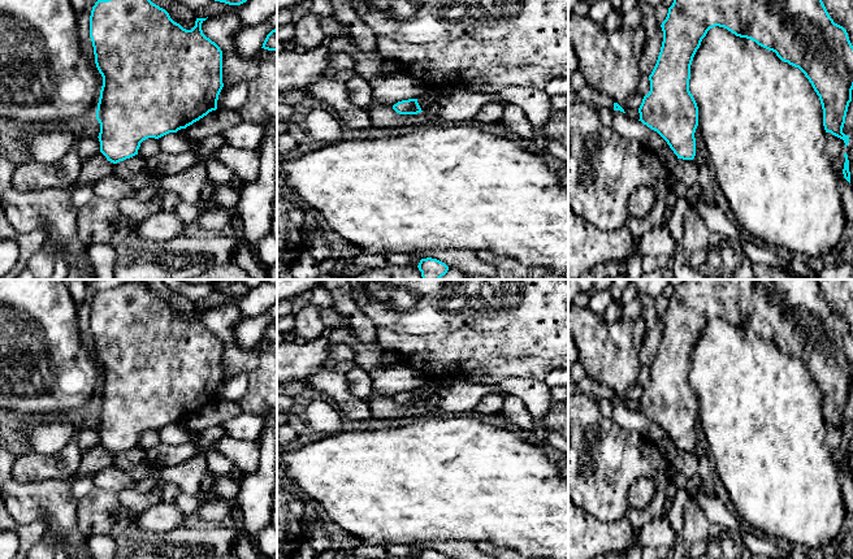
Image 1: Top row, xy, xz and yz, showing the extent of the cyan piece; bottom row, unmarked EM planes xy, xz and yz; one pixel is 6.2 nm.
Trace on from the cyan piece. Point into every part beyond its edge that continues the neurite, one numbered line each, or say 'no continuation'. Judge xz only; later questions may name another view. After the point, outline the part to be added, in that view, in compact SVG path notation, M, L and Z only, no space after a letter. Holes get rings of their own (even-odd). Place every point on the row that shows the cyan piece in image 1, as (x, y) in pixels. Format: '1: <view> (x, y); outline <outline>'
no continuation

